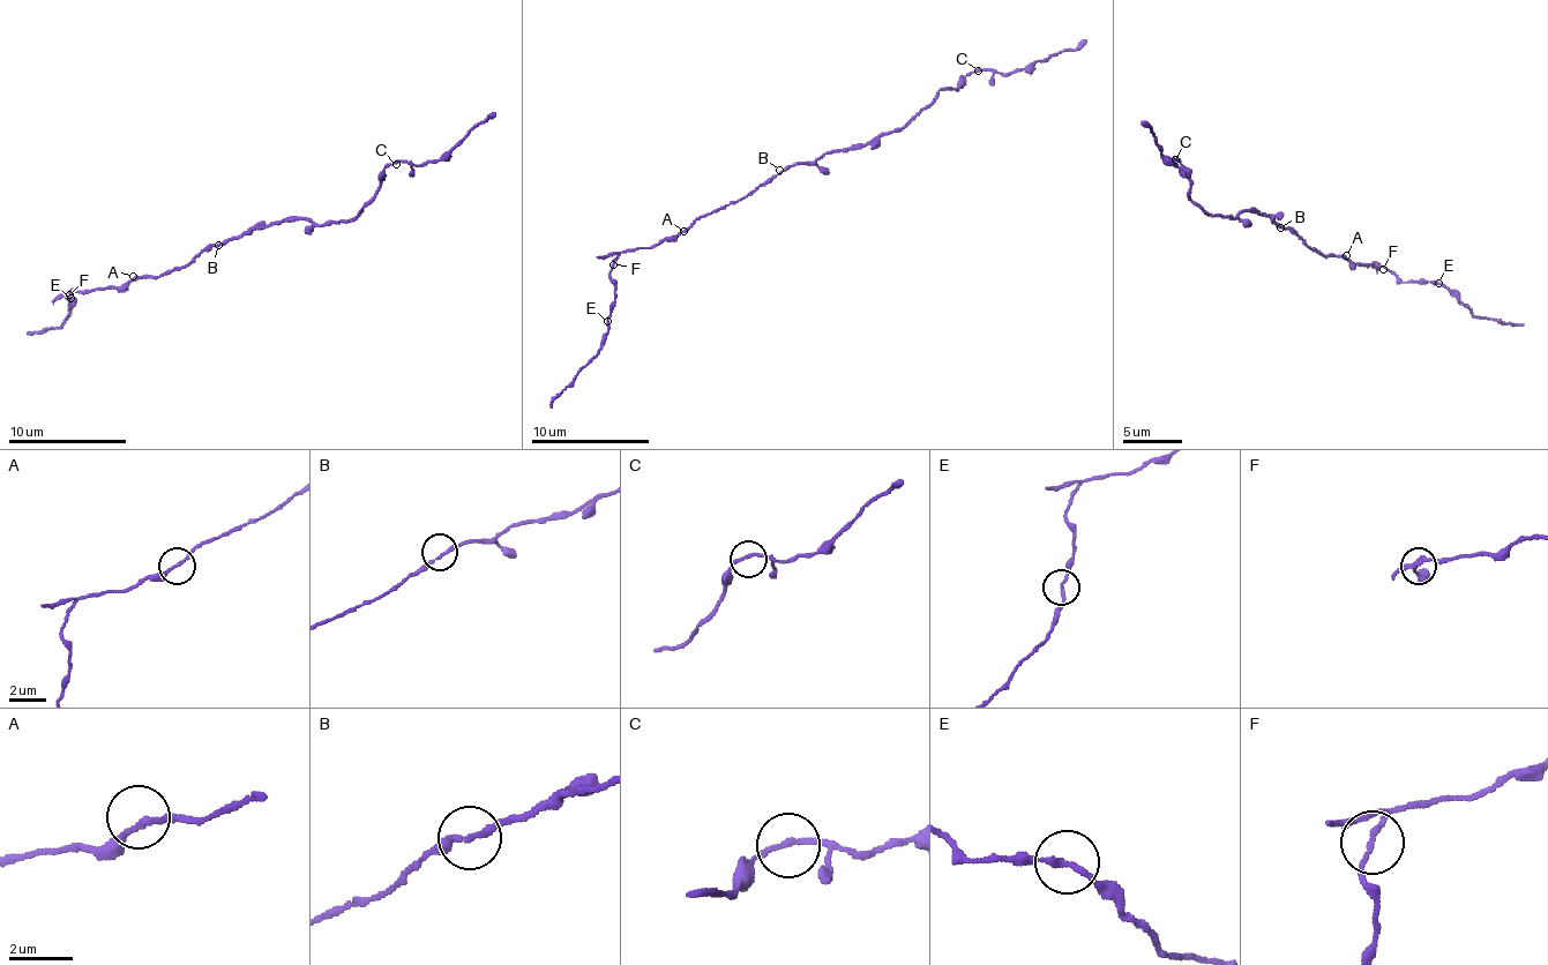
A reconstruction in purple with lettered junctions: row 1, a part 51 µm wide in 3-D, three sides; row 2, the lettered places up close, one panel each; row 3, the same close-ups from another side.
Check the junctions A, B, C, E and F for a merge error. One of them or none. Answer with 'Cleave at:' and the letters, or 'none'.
Cleave at: E

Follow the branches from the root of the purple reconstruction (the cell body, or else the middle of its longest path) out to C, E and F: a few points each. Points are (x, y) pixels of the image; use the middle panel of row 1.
C: (783, 173), (798, 163), (816, 163), (825, 152), (897, 133), (941, 90), (958, 87), (978, 70)
E: (783, 173), (656, 245), (623, 252), (611, 270), (615, 307), (606, 321)
F: (783, 173), (754, 187), (735, 203), (698, 217), (687, 229), (656, 245), (623, 252), (613, 264)

